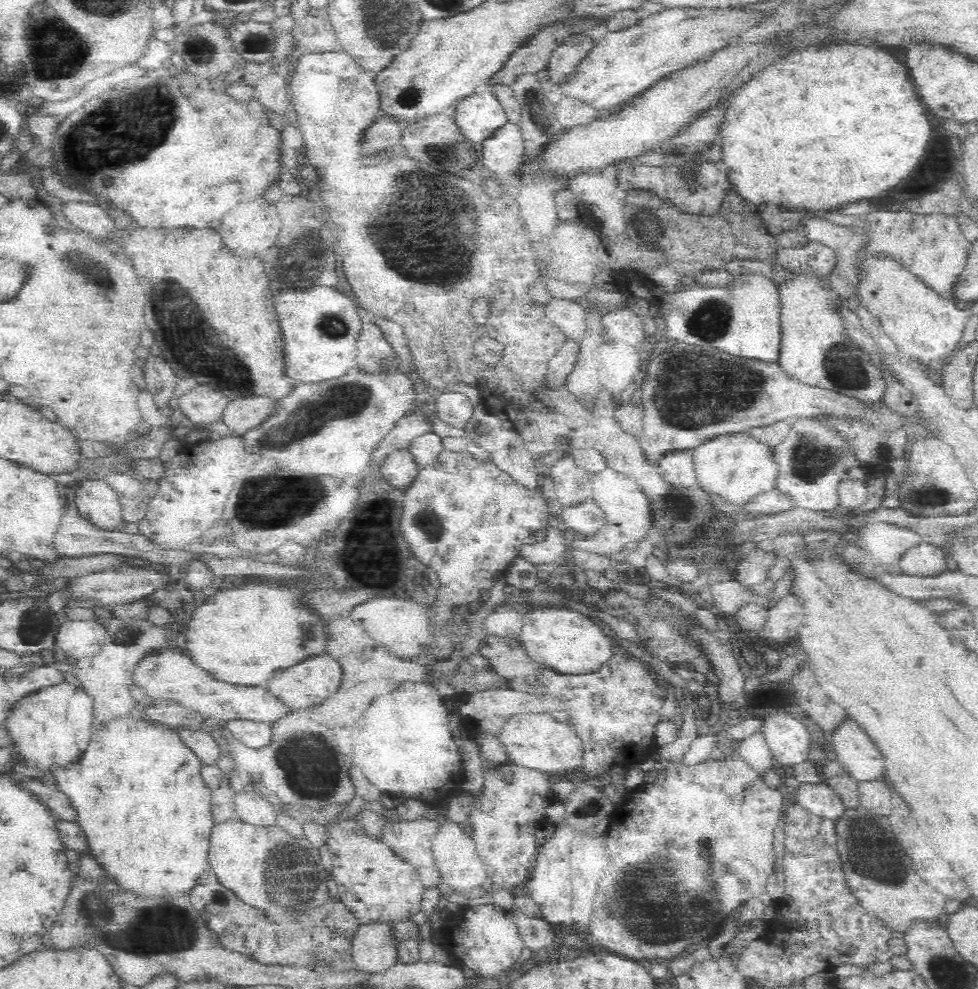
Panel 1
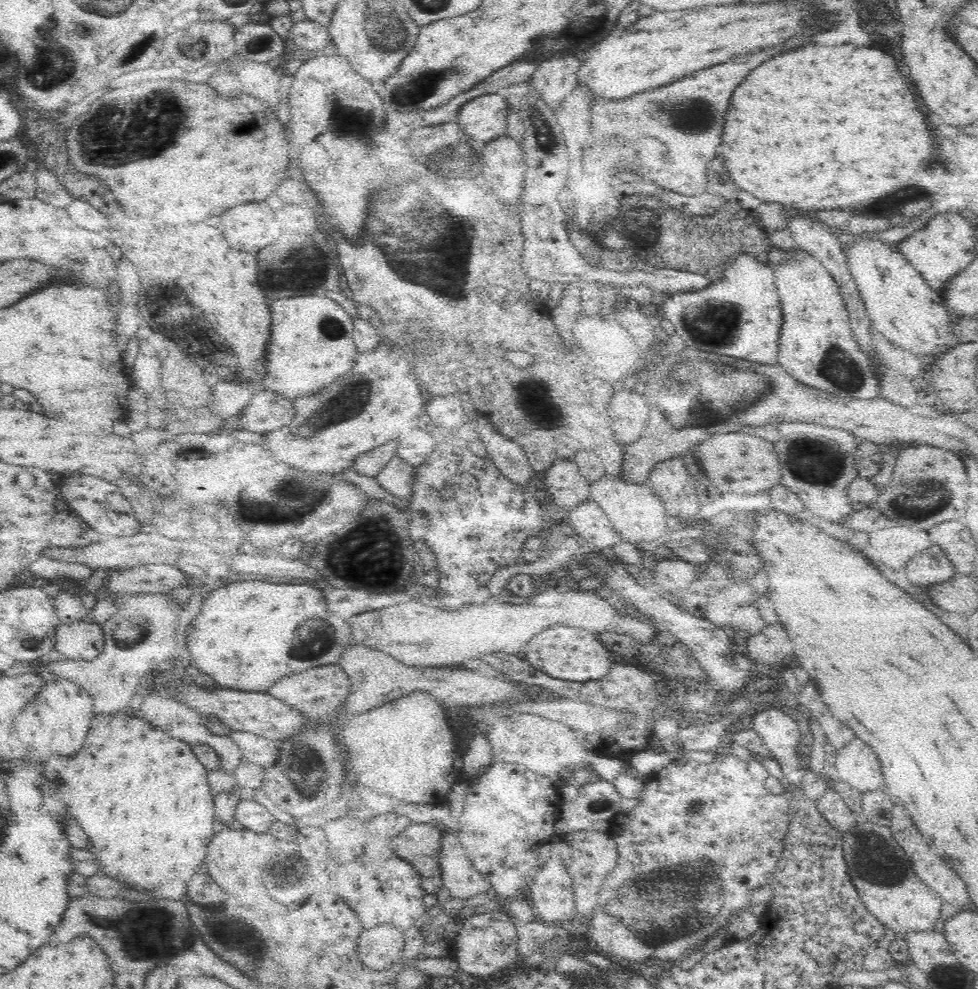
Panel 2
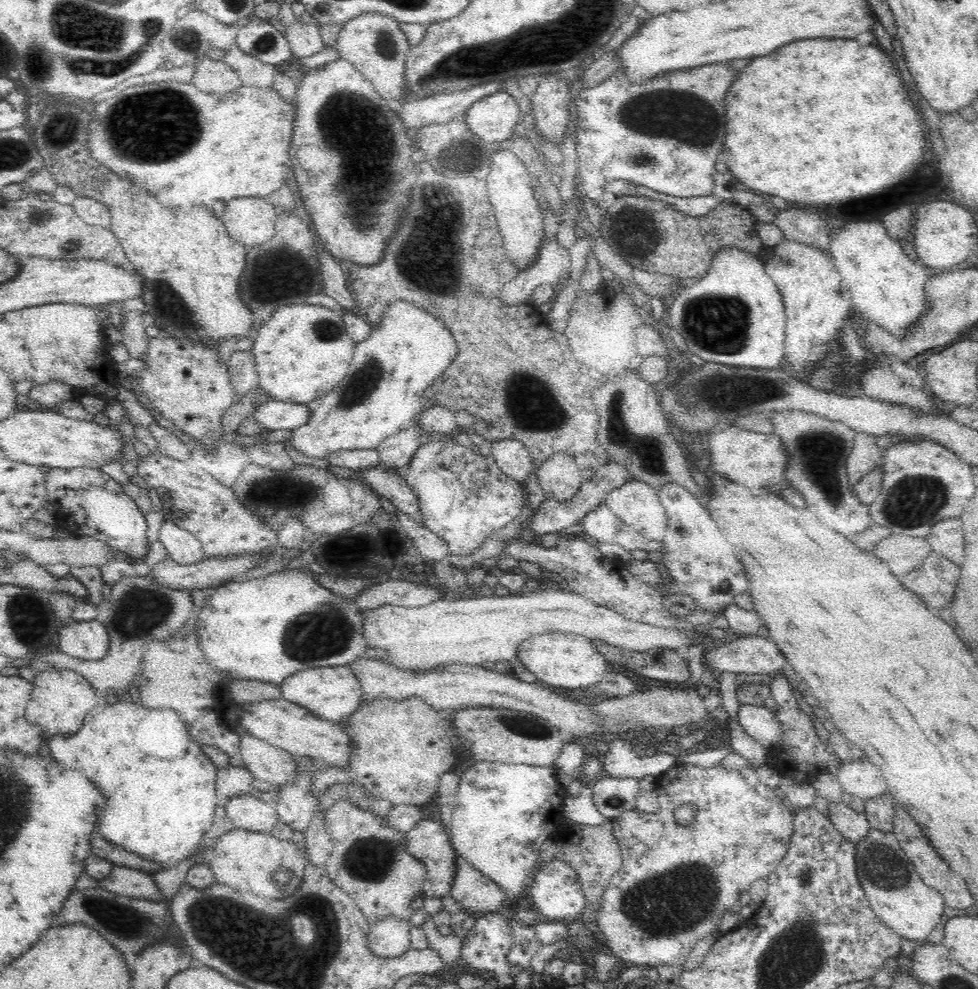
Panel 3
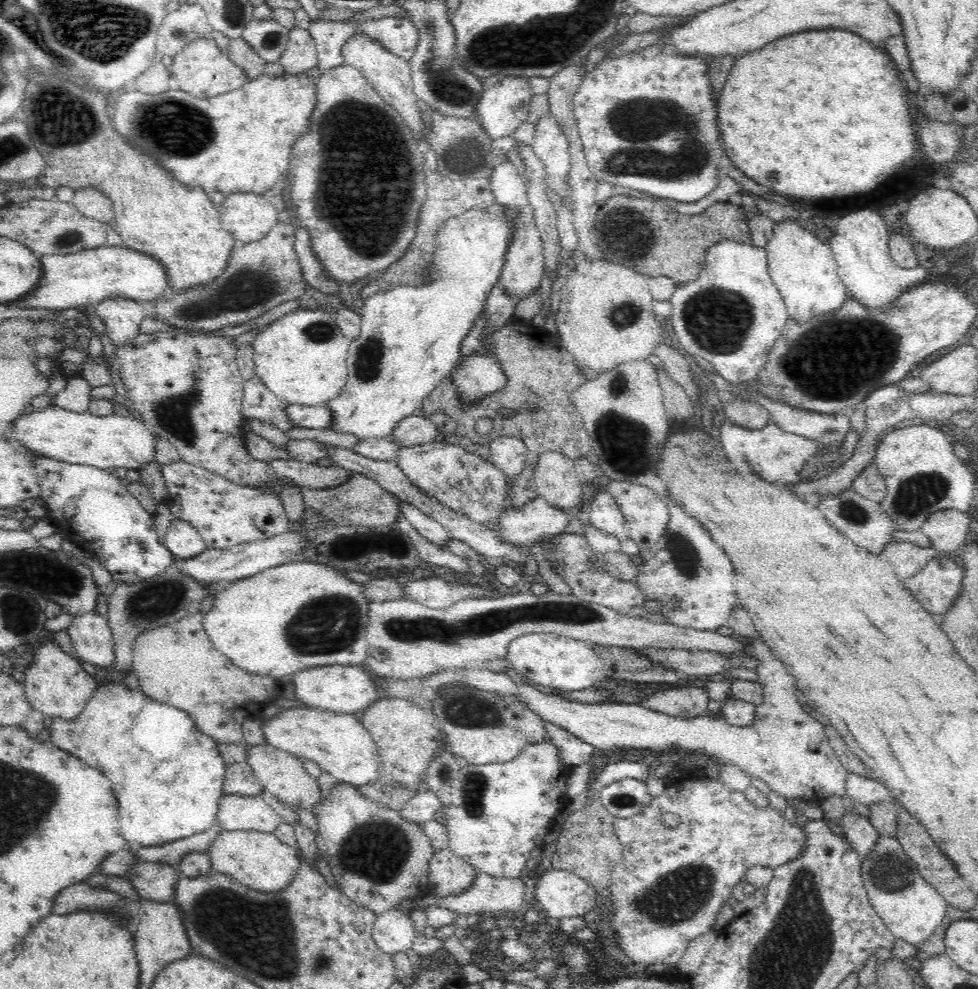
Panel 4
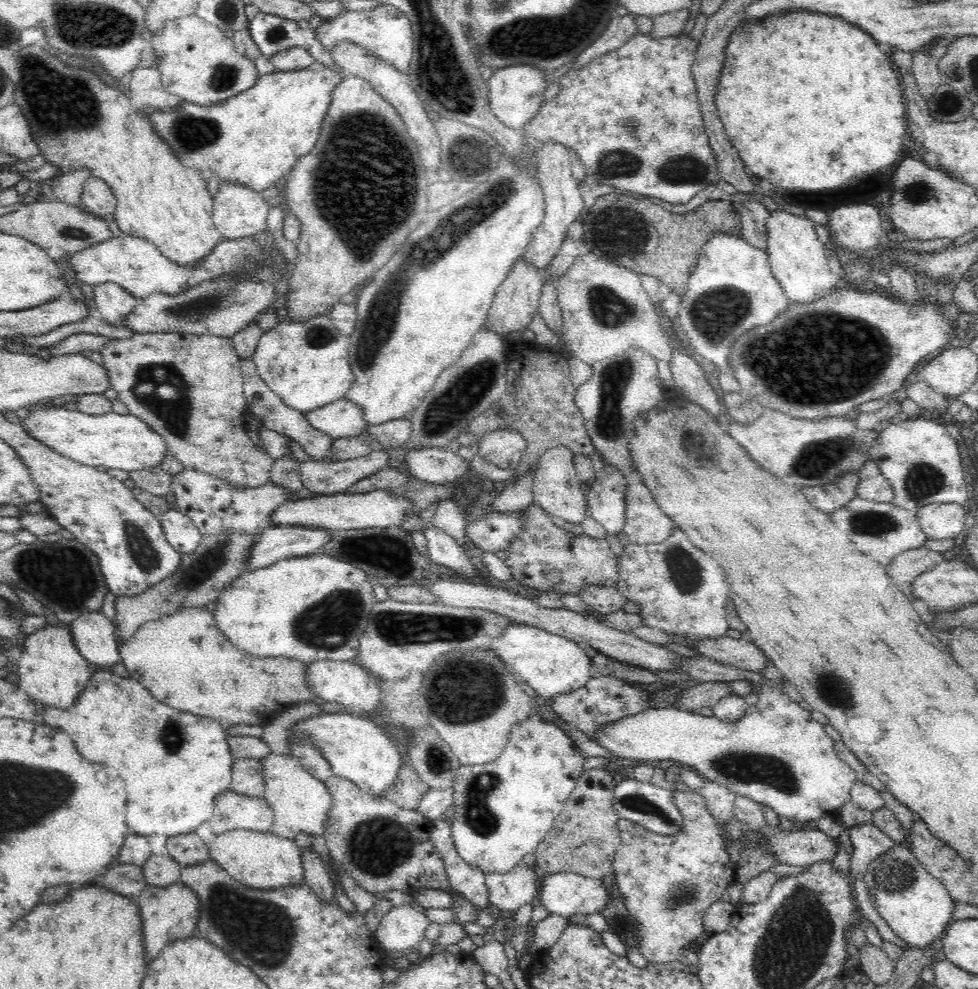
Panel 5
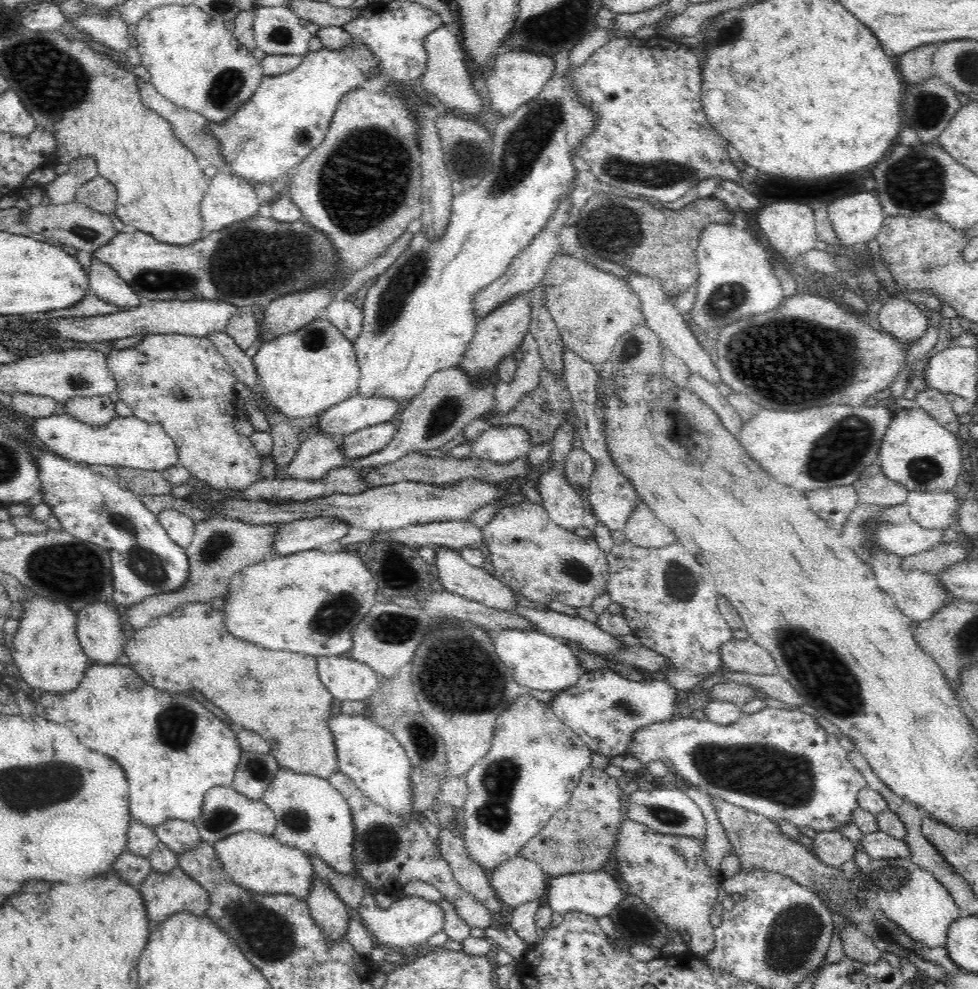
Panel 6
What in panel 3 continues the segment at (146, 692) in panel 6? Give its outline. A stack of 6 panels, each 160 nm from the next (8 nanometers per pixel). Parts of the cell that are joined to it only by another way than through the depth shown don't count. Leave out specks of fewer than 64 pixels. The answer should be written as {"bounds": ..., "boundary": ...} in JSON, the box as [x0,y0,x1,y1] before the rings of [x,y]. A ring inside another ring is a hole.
{"bounds":[50,700,220,868],"boundary":[[[111,700],[111,701],[105,701],[97,704],[92,708],[92,710],[89,710],[90,714],[94,714],[94,716],[88,716],[88,720],[86,720],[86,724],[82,726],[82,730],[78,732],[78,734],[74,734],[74,736],[70,736],[70,738],[52,738],[50,740],[50,752],[52,752],[52,758],[56,760],[56,762],[60,762],[62,766],[68,766],[70,770],[78,770],[82,776],[86,776],[86,778],[90,778],[98,788],[100,788],[100,794],[102,794],[102,798],[104,798],[104,804],[108,804],[106,808],[110,810],[108,814],[104,814],[104,816],[108,816],[108,818],[104,818],[104,820],[110,820],[110,822],[100,822],[98,824],[98,832],[106,838],[106,840],[110,840],[113,844],[116,846],[121,846],[124,848],[124,850],[129,850],[130,852],[133,852],[134,854],[137,854],[138,856],[141,856],[142,858],[150,858],[152,861],[158,861],[161,866],[164,866],[164,868],[172,867],[173,865],[176,865],[177,863],[180,863],[181,861],[184,861],[186,858],[189,858],[196,852],[196,848],[200,846],[200,842],[202,842],[202,838],[204,838],[204,834],[212,828],[213,825],[213,816],[215,815],[215,808],[217,807],[220,799],[217,794],[217,790],[215,789],[215,782],[217,779],[217,772],[219,767],[217,767],[205,754],[202,752],[201,746],[202,744],[196,744],[194,740],[188,736],[188,732],[186,732],[187,728],[184,722],[180,720],[180,716],[174,712],[174,710],[146,710],[144,706],[140,706],[140,704],[126,704],[126,702],[120,702],[120,700]]]}

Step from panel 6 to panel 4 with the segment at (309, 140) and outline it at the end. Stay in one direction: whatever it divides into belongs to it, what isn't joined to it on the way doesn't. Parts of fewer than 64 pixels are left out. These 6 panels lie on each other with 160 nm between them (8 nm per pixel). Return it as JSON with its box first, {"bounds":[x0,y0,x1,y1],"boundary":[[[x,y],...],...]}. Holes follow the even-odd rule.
{"bounds":[110,73,316,195],"boundary":[[[284,73],[281,77],[270,77],[262,75],[260,78],[251,79],[244,86],[239,89],[232,90],[226,94],[219,94],[218,96],[210,98],[210,100],[198,100],[198,97],[188,94],[188,92],[172,87],[166,92],[158,94],[148,94],[138,91],[138,89],[129,87],[126,88],[126,94],[118,96],[116,100],[112,100],[112,108],[110,108],[110,117],[113,129],[121,134],[124,140],[130,143],[130,146],[135,146],[136,150],[149,154],[159,162],[170,174],[173,174],[180,182],[188,186],[195,186],[196,188],[204,189],[208,194],[213,192],[222,192],[223,194],[230,195],[238,192],[252,192],[254,194],[263,195],[266,190],[275,189],[276,182],[288,172],[288,164],[291,161],[291,152],[296,139],[303,135],[308,128],[311,112],[314,110],[316,104],[316,79],[305,77],[304,75],[290,75]]]}

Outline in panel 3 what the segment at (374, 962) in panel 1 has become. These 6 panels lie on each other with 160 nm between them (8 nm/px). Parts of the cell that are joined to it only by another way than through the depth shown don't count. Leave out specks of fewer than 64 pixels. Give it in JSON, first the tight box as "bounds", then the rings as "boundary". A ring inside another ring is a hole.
{"bounds":[368,917,412,958],"boundary":[[[399,917],[384,918],[379,924],[372,925],[368,933],[368,949],[381,958],[395,958],[410,949],[412,922]]]}

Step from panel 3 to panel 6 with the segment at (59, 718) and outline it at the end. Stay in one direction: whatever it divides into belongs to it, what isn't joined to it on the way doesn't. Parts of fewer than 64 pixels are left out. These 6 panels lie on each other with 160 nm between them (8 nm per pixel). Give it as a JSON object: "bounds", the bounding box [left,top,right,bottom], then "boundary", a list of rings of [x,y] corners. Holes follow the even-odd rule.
{"bounds":[12,594,91,694],"boundary":[[[35,594],[24,602],[24,616],[12,641],[13,662],[20,671],[23,686],[42,693],[62,694],[76,690],[91,661],[77,638],[77,613],[66,603]]]}

